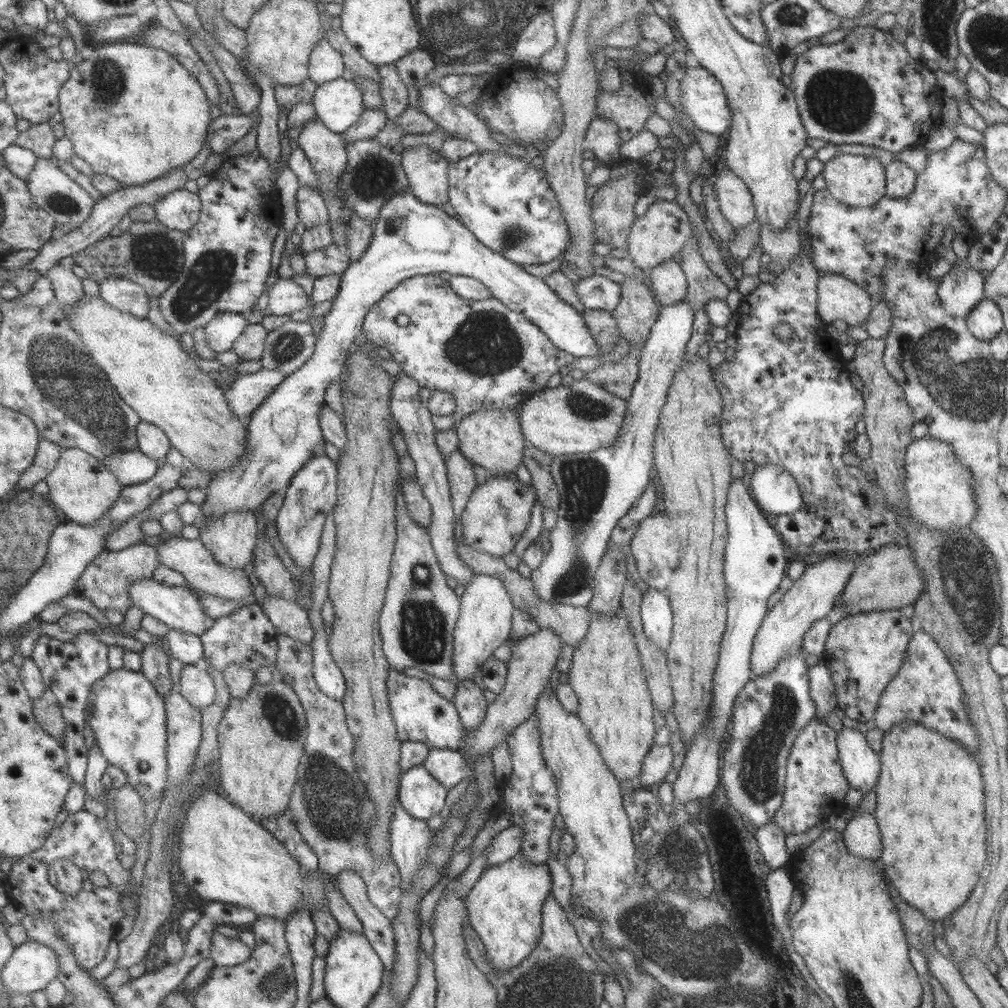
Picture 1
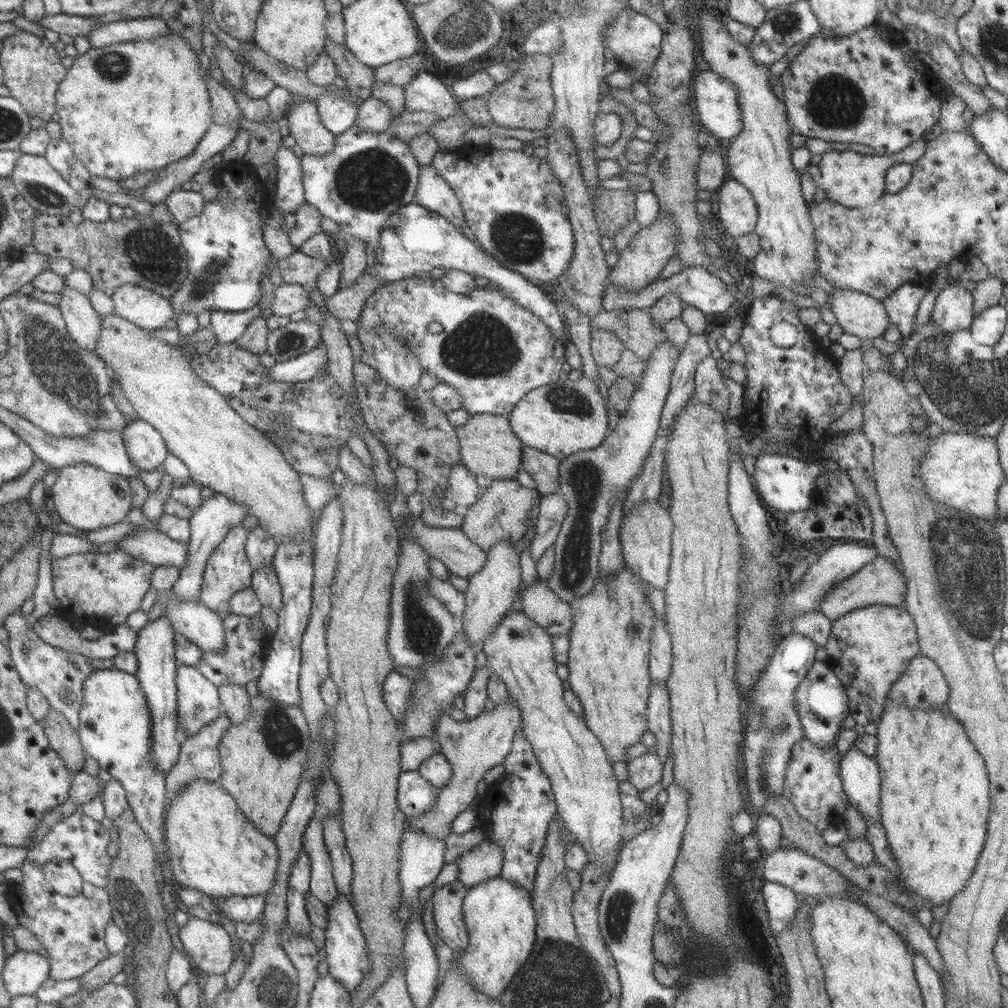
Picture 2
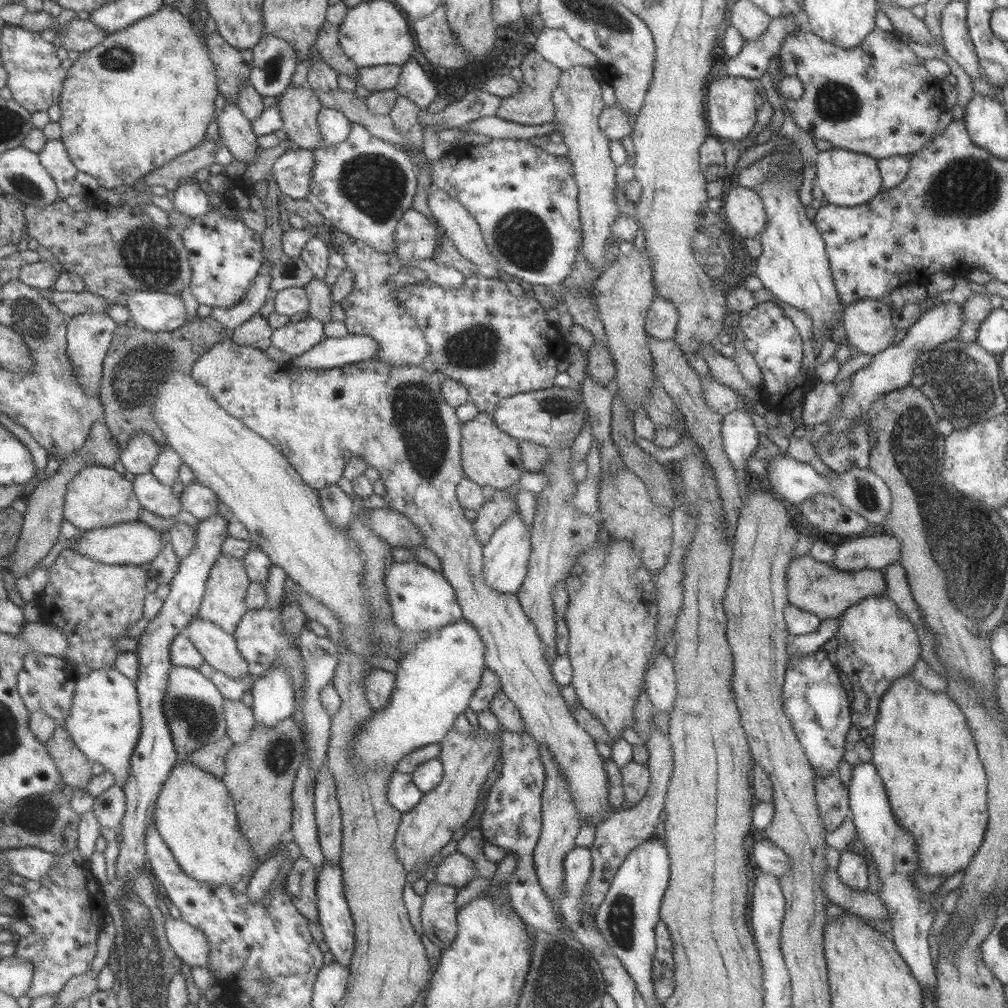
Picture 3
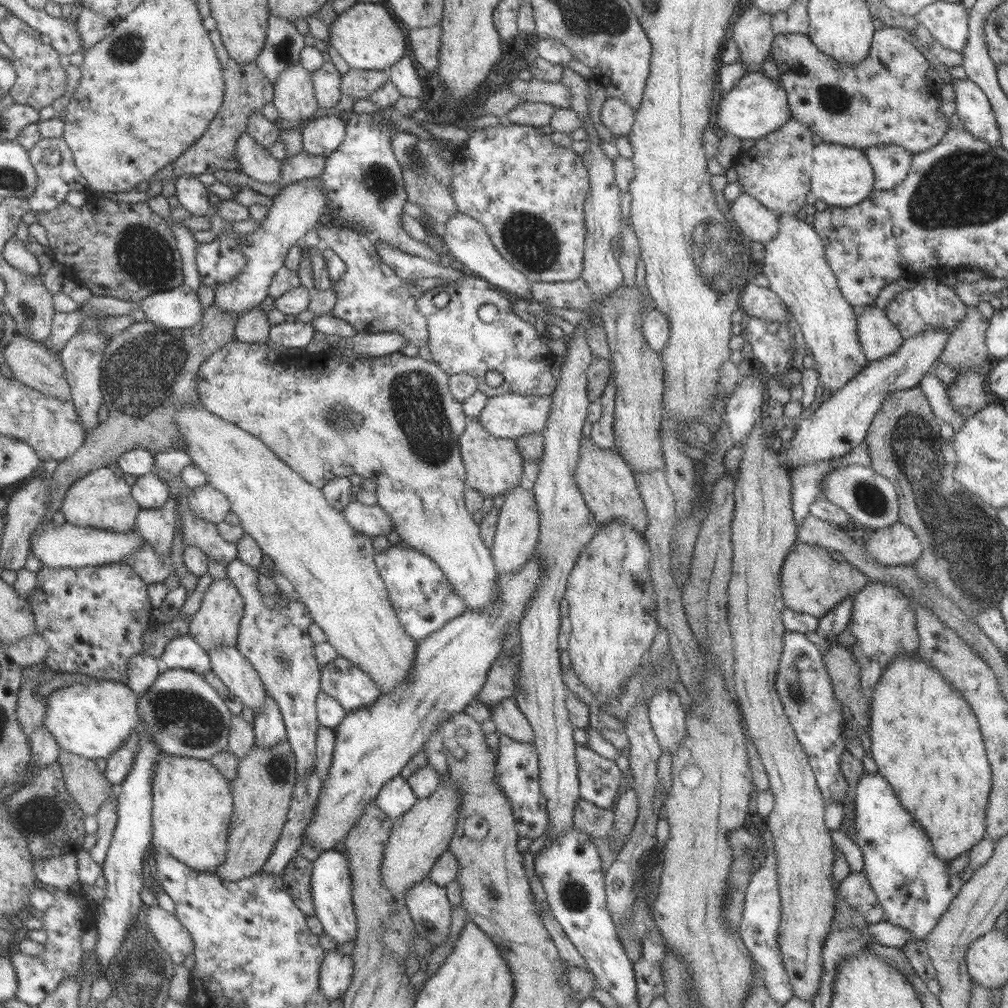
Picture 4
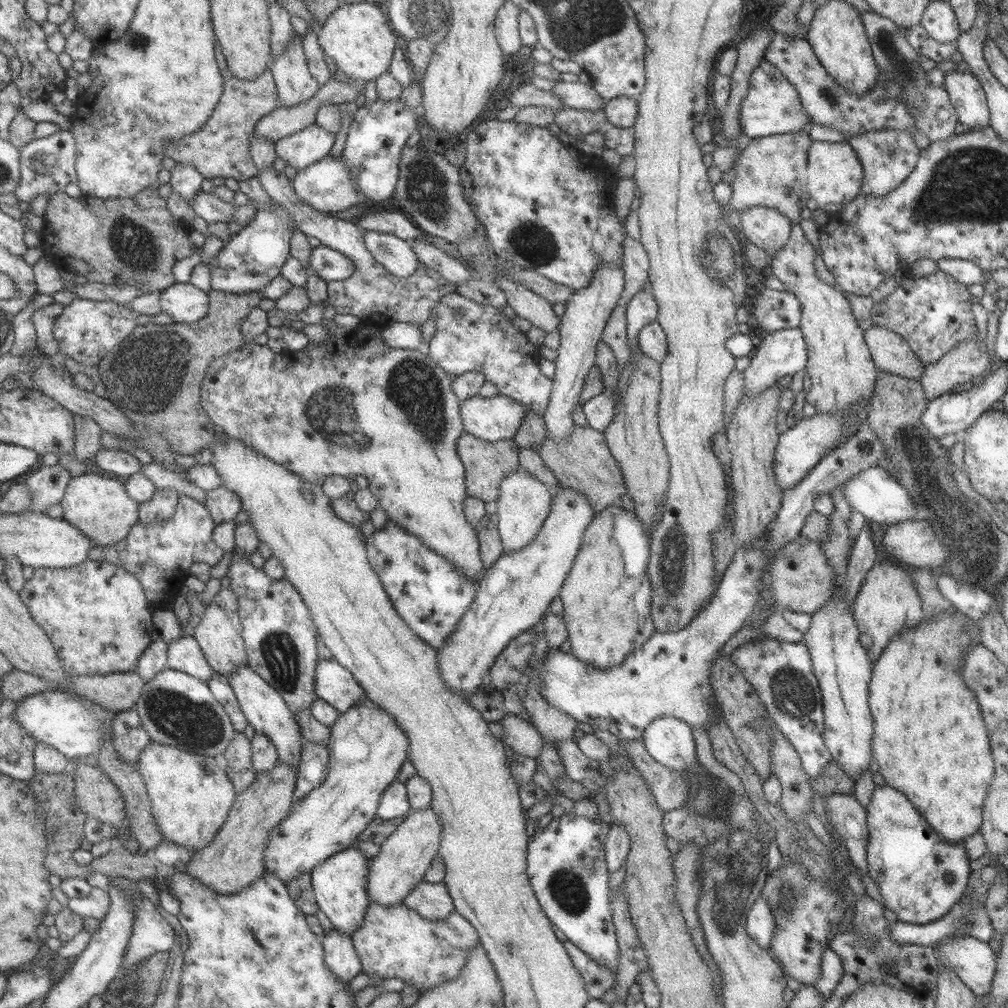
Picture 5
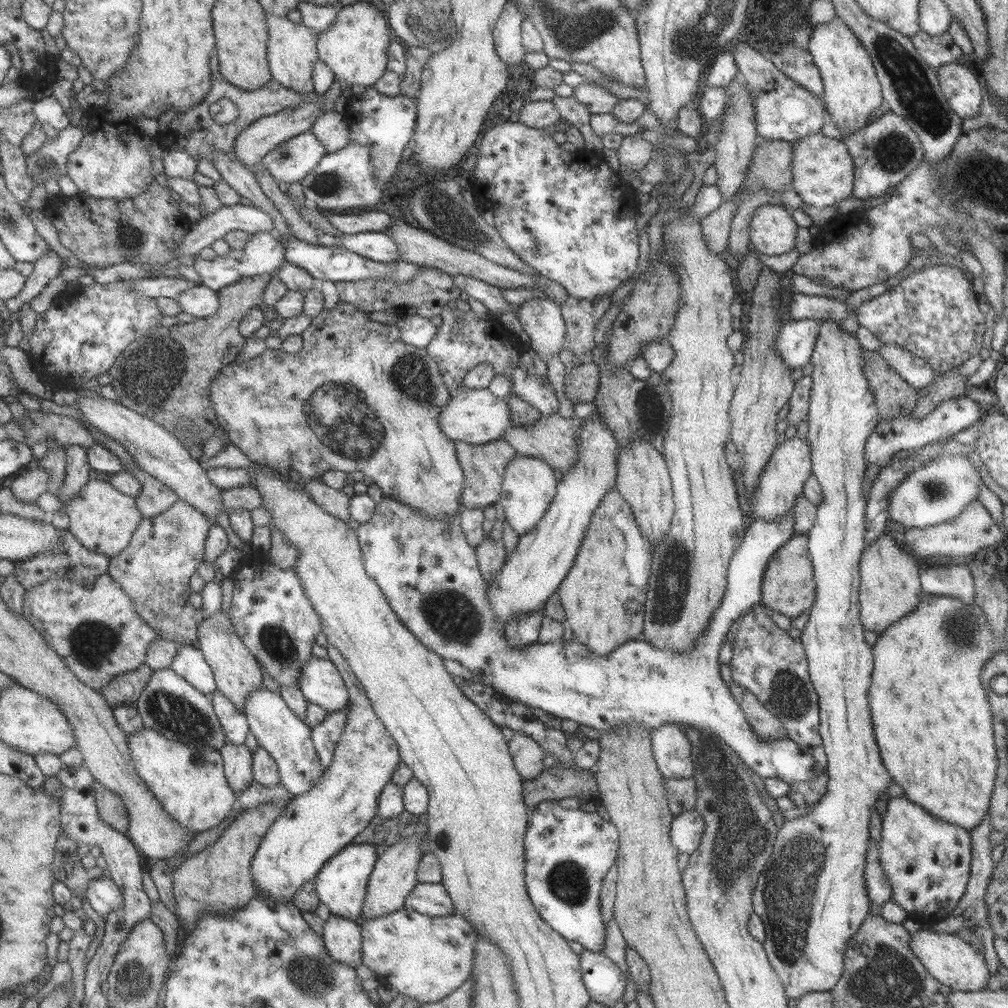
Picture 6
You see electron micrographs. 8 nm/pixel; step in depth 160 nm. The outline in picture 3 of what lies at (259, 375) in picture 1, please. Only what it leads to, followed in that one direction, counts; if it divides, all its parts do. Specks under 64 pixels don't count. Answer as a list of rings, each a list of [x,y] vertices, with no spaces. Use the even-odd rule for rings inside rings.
[[[347,334],[345,338],[328,338],[311,349],[291,358],[291,368],[323,370],[373,359],[377,342],[370,336]]]

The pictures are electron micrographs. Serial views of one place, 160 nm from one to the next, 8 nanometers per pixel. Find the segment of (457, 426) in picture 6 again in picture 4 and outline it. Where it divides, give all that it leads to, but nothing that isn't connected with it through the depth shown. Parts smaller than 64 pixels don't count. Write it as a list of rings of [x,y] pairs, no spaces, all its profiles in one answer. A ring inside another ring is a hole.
[[[514,393],[491,396],[476,421],[491,436],[515,440],[530,432],[541,432],[551,410],[551,396],[523,397]]]

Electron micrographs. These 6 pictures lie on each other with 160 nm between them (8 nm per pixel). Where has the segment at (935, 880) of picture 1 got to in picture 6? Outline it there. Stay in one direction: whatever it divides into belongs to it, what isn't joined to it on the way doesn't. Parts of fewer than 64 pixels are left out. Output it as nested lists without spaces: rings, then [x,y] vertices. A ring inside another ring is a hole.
[[[923,594],[920,601],[913,607],[913,612],[905,614],[897,622],[893,622],[878,635],[872,645],[873,670],[870,676],[868,688],[868,705],[876,745],[880,752],[883,766],[894,779],[894,783],[901,786],[907,800],[914,802],[921,810],[933,815],[933,818],[949,822],[961,829],[971,832],[981,824],[990,806],[991,793],[993,792],[998,760],[994,747],[994,734],[992,731],[993,715],[988,701],[987,690],[980,681],[980,674],[985,663],[999,650],[994,643],[994,636],[989,623],[985,620],[985,614],[977,603],[964,603],[958,598],[941,595]]]

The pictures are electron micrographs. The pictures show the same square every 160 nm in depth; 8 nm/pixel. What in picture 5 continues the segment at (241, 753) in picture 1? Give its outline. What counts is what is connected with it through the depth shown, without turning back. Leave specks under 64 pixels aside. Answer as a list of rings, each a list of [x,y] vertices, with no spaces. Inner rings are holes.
[[[278,760],[270,772],[255,774],[252,786],[236,795],[223,826],[215,833],[213,842],[209,842],[209,846],[203,846],[199,852],[194,852],[186,862],[184,872],[219,895],[231,895],[247,889],[263,875],[263,850],[267,844],[267,836],[292,810],[295,768],[285,766]]]

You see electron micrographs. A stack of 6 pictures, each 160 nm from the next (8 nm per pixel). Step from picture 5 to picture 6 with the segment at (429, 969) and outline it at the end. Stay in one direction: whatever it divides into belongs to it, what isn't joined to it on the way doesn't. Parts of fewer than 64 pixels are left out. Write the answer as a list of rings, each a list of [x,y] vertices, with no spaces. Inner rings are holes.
[[[401,908],[373,920],[359,920],[362,964],[372,970],[379,984],[392,987],[417,1000],[419,1004],[437,1002],[459,988],[470,976],[473,966],[473,946],[477,933],[459,914],[444,917],[427,916],[415,910]]]

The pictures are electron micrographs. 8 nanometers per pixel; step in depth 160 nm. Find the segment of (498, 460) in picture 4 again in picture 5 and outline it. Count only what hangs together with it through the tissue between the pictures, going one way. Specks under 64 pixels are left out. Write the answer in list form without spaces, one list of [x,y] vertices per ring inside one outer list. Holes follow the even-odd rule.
[[[462,432],[456,440],[456,453],[464,467],[466,496],[481,499],[484,503],[496,501],[499,496],[498,487],[503,478],[519,467],[518,449],[515,442],[510,439],[487,442]]]

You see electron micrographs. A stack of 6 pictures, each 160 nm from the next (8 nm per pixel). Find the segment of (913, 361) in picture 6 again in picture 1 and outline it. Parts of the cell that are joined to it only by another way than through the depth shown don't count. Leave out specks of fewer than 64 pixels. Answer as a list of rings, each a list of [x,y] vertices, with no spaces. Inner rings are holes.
[[[824,274],[817,279],[816,293],[816,313],[825,325],[833,320],[843,320],[847,326],[864,327],[873,300],[860,286],[839,274]]]

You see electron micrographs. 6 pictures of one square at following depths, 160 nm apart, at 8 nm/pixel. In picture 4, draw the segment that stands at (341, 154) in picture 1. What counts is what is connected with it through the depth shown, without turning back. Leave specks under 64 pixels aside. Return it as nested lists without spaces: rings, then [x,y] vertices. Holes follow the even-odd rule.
[[[298,62],[285,67],[275,78],[272,103],[284,128],[301,124],[318,108],[311,73]]]

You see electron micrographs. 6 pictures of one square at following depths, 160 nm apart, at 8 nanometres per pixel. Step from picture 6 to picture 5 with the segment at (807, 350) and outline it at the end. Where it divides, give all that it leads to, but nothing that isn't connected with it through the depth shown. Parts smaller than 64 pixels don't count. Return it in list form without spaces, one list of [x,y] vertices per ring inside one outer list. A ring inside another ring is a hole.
[[[798,327],[768,333],[752,352],[755,355],[751,358],[748,368],[741,372],[744,385],[742,396],[745,396],[745,398],[751,398],[751,396],[763,392],[762,390],[765,387],[775,385],[777,379],[792,376],[805,369],[806,366],[807,350],[803,335]]]

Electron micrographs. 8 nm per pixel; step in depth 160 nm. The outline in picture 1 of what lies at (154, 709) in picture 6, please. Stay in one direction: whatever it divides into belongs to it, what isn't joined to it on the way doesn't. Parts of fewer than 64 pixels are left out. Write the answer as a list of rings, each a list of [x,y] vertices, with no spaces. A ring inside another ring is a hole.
[[[200,664],[183,665],[179,673],[181,696],[200,711],[214,699],[215,687],[212,676]]]

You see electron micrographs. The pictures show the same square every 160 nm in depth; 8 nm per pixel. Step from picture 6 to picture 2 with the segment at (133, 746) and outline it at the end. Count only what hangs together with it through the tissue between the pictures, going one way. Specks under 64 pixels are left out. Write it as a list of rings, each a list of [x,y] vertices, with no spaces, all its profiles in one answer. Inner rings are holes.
[[[195,779],[186,782],[178,795],[168,802],[165,816],[165,840],[167,841],[169,872],[179,884],[213,898],[233,896],[267,896],[273,888],[277,874],[277,848],[273,838],[259,833],[243,813],[235,806],[234,798],[216,782]]]

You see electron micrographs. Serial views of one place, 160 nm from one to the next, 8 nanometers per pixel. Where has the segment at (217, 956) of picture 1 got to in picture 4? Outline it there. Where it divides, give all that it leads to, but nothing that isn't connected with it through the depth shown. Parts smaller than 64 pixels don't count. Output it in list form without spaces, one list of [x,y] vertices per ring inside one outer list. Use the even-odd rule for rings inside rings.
[[[144,905],[145,924],[159,947],[167,953],[173,964],[182,964],[193,954],[193,942],[189,933],[170,912],[158,906]]]

